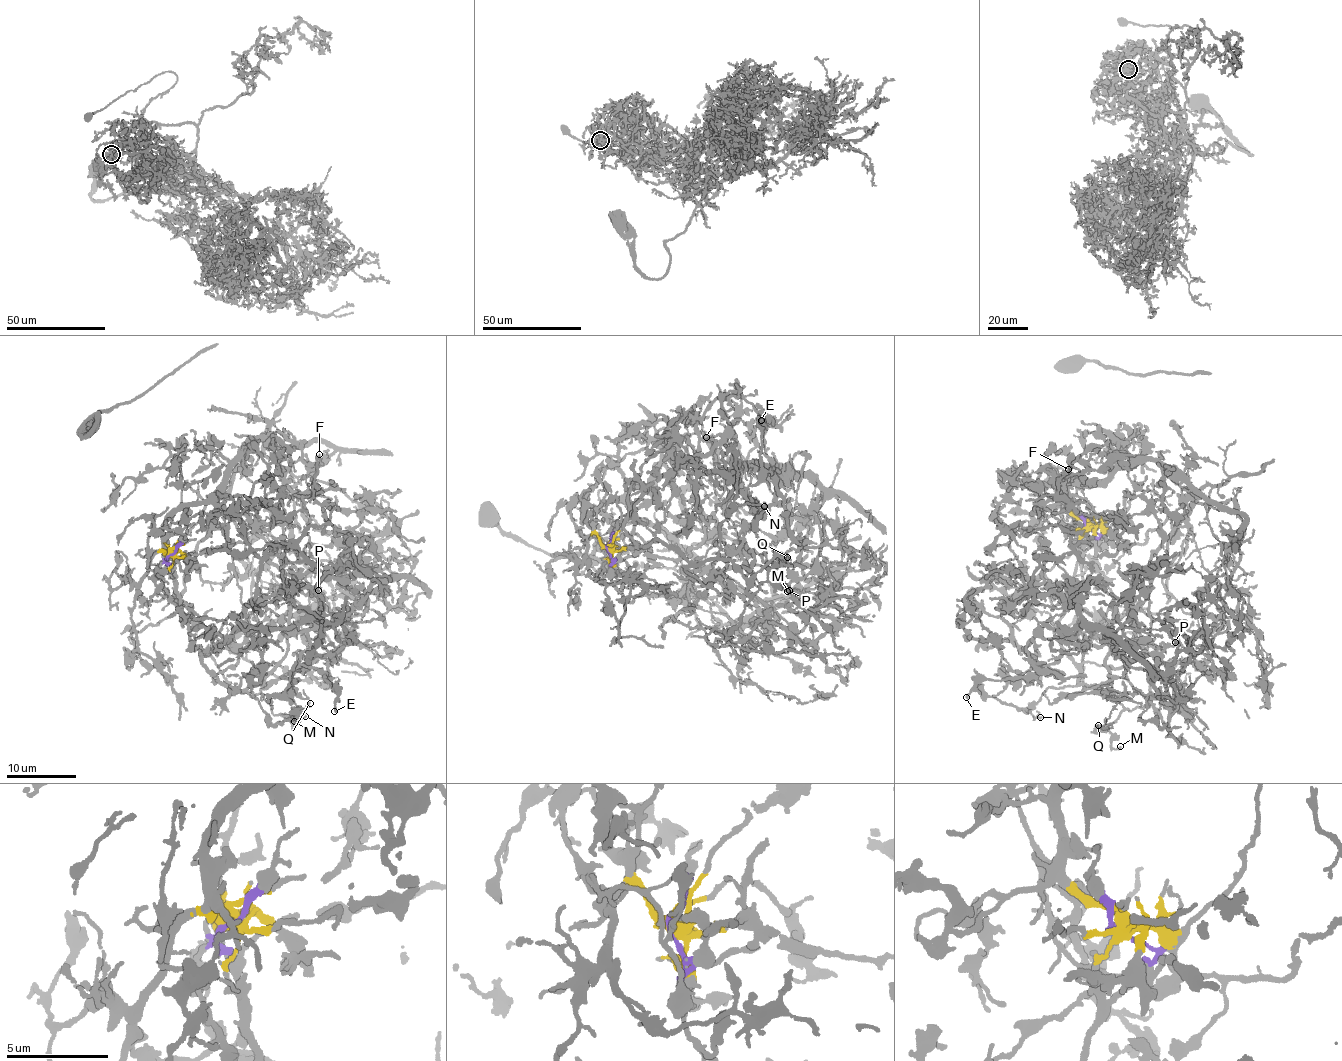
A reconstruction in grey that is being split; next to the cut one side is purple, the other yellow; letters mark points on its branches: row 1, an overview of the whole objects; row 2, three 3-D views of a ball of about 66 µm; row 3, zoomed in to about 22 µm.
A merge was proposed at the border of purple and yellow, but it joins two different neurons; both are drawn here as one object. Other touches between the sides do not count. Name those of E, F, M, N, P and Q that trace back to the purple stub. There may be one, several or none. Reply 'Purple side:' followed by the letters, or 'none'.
Purple side: M, N, Q

